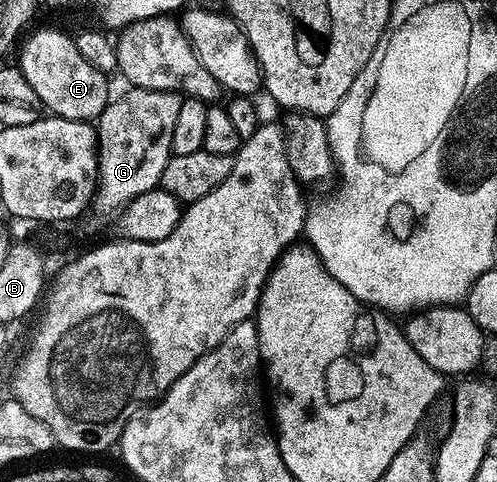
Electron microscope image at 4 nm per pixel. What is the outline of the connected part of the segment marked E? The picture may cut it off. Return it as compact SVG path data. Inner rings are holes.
M41 30L26 43L22 43L17 64L27 79L34 84L34 90L44 107L56 117L94 121L110 103L108 75L90 64L76 47L74 39L57 30Z

